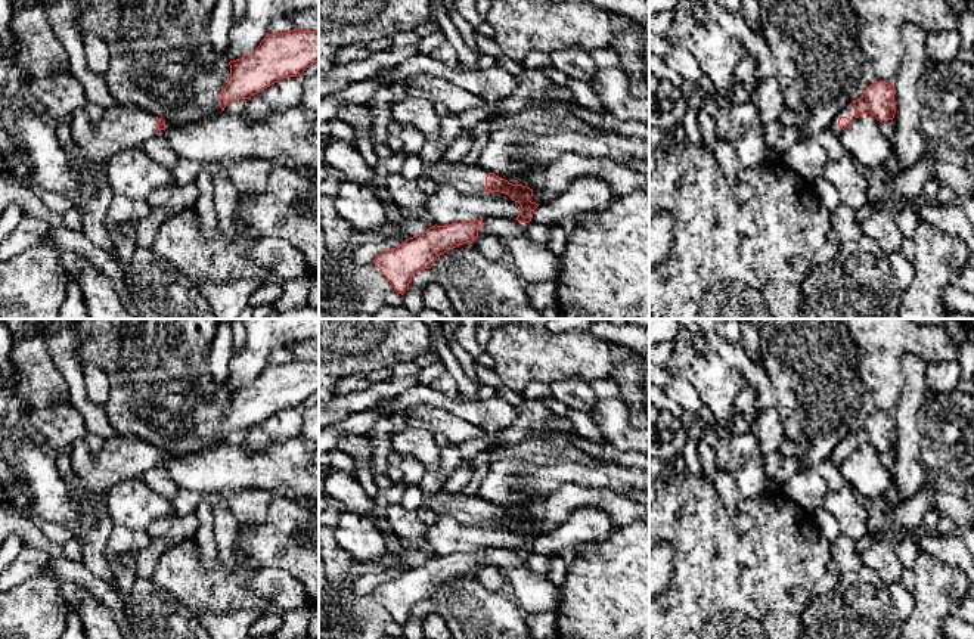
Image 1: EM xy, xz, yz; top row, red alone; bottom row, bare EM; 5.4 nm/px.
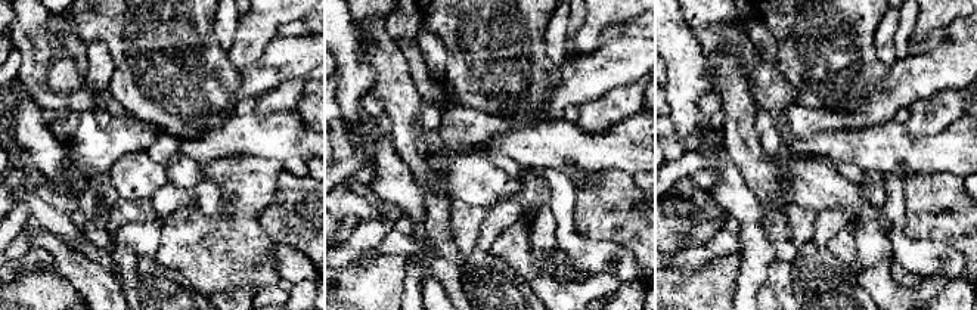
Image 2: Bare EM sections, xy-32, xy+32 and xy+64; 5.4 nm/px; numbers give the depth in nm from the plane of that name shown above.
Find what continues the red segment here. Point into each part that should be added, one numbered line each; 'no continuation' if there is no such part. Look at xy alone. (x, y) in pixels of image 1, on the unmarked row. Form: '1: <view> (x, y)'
1: xy (121, 458)

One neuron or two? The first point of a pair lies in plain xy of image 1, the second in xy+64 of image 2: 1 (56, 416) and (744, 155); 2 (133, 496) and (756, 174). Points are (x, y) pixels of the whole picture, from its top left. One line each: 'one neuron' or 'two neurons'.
1: one neuron
2: two neurons

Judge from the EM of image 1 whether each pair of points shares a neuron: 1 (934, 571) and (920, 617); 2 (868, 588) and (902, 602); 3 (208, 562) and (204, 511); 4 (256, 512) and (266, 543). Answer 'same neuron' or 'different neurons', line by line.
1: same neuron
2: same neuron
3: same neuron
4: different neurons

